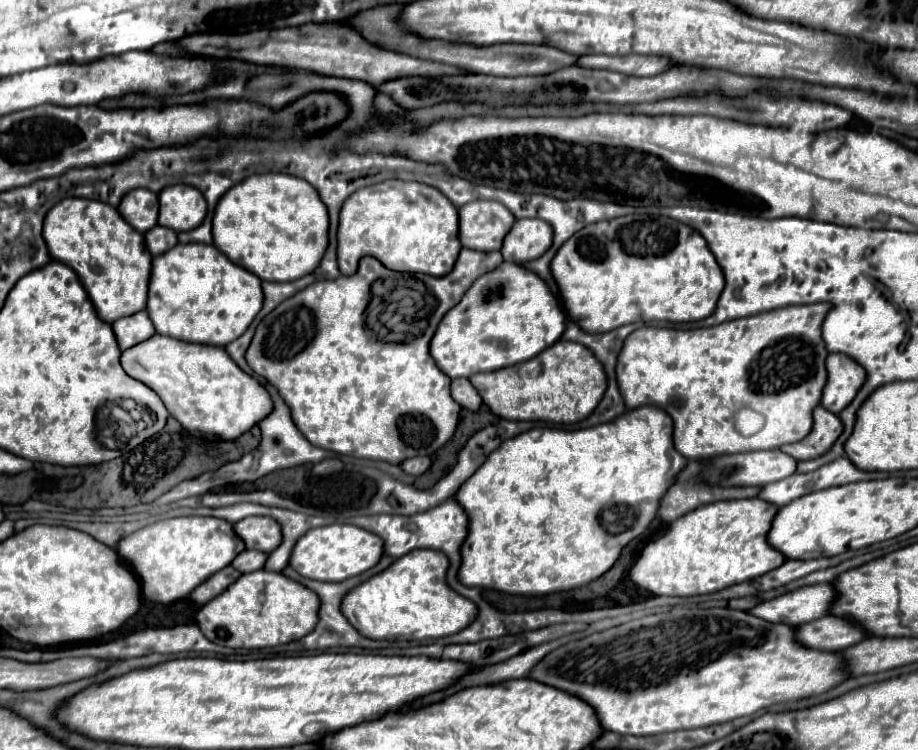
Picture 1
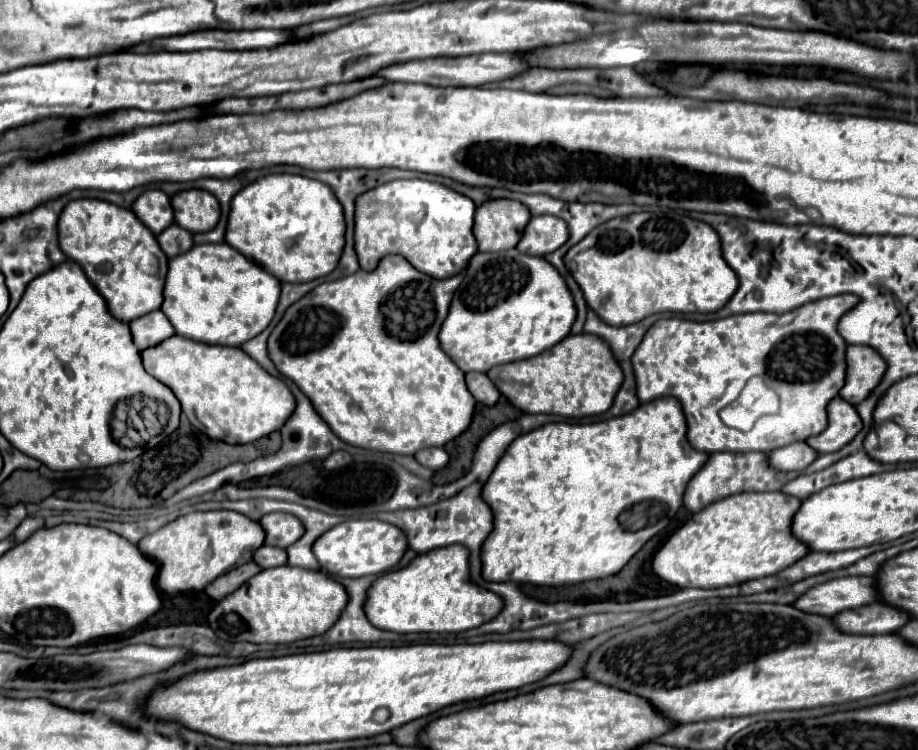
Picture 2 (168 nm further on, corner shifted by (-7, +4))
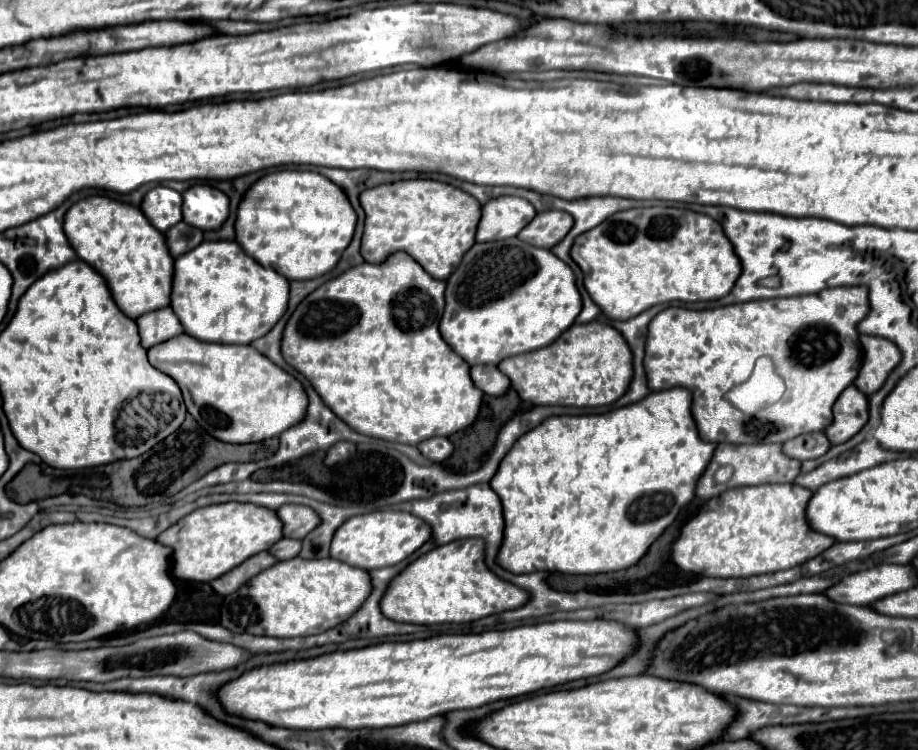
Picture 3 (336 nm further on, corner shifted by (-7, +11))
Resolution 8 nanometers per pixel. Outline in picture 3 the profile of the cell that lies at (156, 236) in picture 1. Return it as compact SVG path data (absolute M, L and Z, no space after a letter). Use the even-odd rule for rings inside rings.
M184 221L170 227L164 233L164 237L166 237L166 245L168 245L172 257L178 257L178 255L182 255L182 253L186 253L202 243L202 231L196 227L190 227Z

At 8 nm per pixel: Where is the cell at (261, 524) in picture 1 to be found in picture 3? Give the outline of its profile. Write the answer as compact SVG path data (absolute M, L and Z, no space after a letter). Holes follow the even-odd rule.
M282 505L276 511L276 515L284 525L284 537L290 539L304 539L310 533L310 529L314 529L320 523L318 515L306 505Z

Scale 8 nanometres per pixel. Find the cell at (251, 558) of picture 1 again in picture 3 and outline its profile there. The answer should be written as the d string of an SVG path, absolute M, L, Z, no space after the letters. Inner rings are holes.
M280 539L280 541L276 541L270 549L268 549L268 553L270 555L274 555L276 559L280 559L280 561L284 561L284 559L292 559L292 557L296 557L298 555L298 551L300 551L300 547L302 547L302 541L296 541L296 539Z

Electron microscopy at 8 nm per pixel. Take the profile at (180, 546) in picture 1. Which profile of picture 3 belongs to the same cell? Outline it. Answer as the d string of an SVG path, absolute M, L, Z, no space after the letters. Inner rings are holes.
M220 503L192 511L162 531L156 541L172 549L172 573L176 579L206 583L238 567L248 557L270 549L280 537L282 521L276 517L276 511L252 503Z

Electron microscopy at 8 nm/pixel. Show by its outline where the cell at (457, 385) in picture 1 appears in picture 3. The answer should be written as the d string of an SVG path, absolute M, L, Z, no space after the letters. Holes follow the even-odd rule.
M476 365L470 369L474 385L486 395L504 395L510 387L510 379L498 371L496 365Z

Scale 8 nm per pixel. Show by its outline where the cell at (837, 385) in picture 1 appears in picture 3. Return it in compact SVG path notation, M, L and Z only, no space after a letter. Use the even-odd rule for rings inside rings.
M860 335L860 343L864 349L864 357L862 357L862 367L854 385L864 395L872 395L882 387L888 373L900 363L902 355L894 343L882 337Z

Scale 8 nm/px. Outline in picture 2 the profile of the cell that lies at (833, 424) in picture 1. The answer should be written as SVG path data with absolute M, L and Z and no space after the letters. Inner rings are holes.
M840 396L828 404L828 428L806 442L820 454L836 452L846 446L862 430L862 420L854 406Z

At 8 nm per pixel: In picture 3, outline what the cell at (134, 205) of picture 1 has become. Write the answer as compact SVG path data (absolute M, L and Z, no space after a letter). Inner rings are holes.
M156 187L146 193L140 209L150 223L164 233L168 227L182 221L182 195L168 187Z

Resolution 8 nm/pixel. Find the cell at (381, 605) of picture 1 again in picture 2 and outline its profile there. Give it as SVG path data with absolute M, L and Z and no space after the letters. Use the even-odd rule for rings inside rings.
M462 544L436 548L416 556L406 568L380 576L368 592L366 616L382 630L392 632L462 632L500 614L504 600L470 582L470 552Z

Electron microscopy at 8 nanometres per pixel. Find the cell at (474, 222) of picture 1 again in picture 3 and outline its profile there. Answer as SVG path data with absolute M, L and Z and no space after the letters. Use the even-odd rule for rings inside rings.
M496 197L482 207L482 219L478 225L476 241L498 241L516 237L530 219L534 219L536 209L530 201L522 197Z

